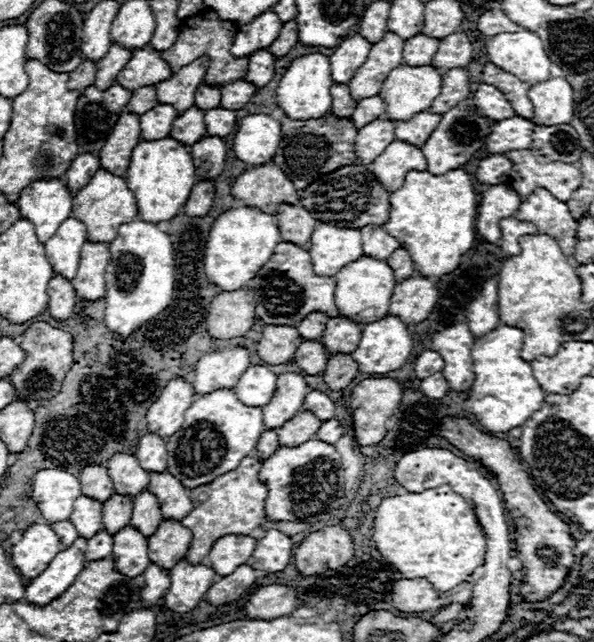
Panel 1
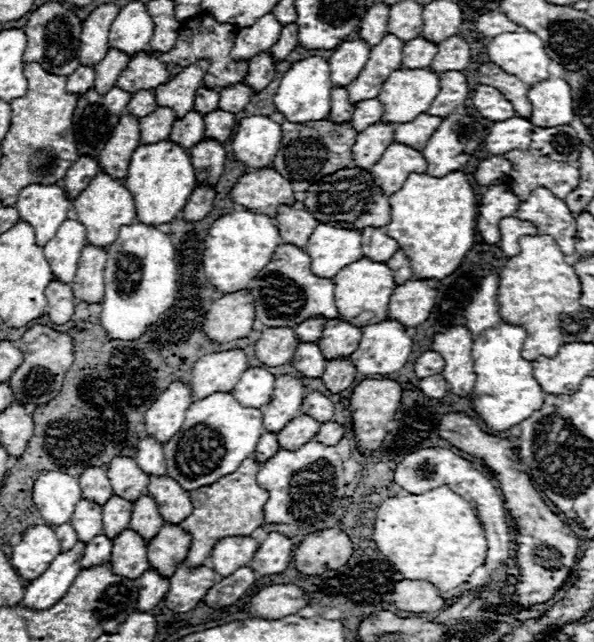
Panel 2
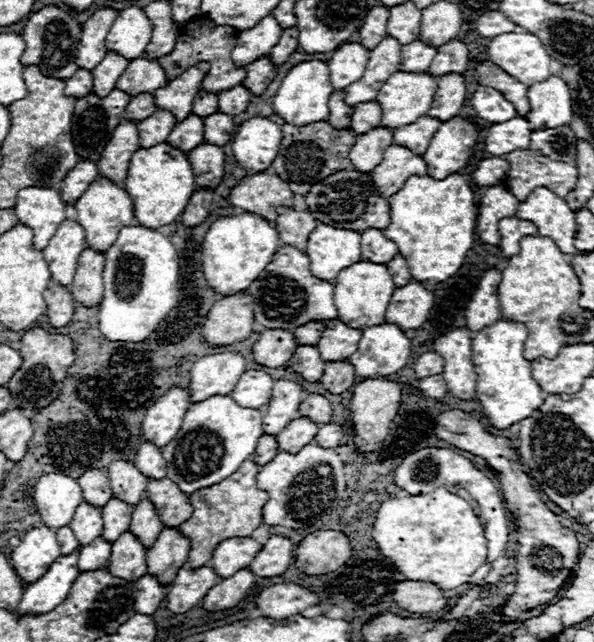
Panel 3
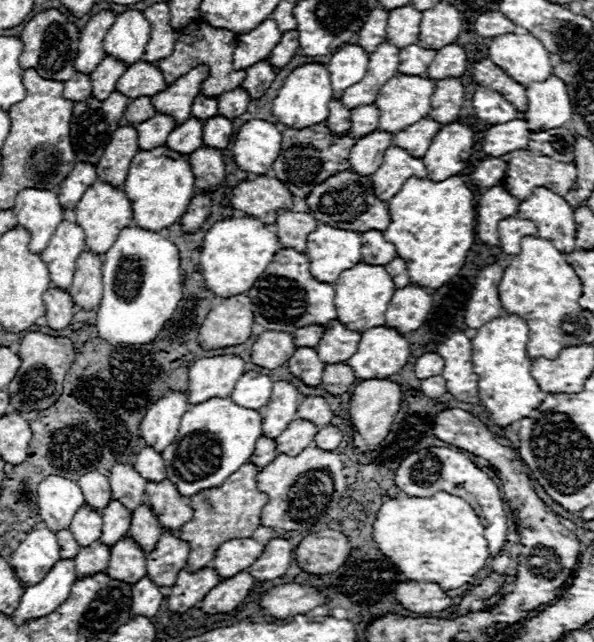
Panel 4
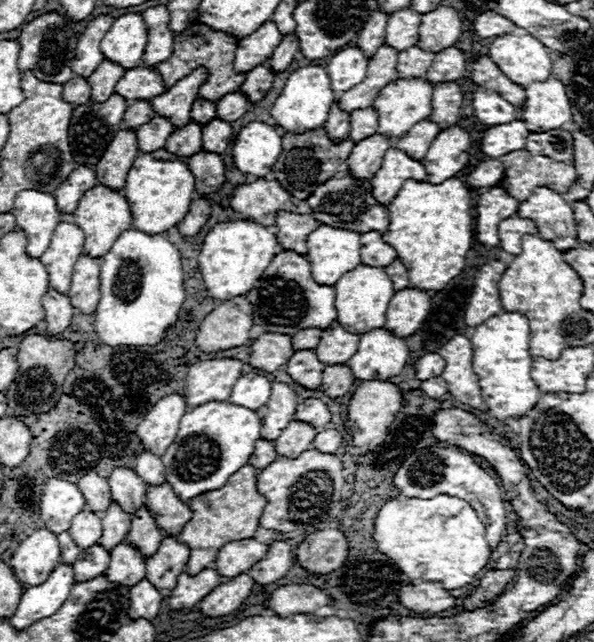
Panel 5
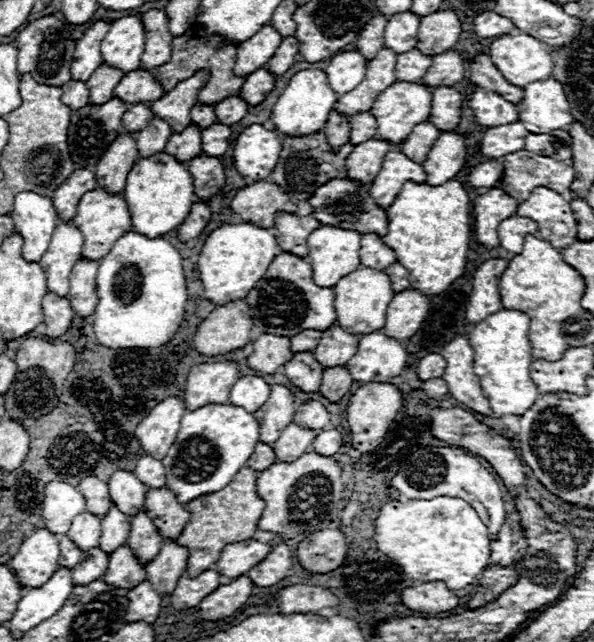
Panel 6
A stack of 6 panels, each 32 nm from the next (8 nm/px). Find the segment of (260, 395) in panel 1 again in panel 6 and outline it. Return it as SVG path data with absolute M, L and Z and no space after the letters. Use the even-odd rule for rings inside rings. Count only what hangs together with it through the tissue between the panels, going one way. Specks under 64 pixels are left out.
M244 376L244 378L238 378L230 388L228 402L254 414L264 404L264 400L268 400L268 396L270 396L270 386L264 382L264 378Z

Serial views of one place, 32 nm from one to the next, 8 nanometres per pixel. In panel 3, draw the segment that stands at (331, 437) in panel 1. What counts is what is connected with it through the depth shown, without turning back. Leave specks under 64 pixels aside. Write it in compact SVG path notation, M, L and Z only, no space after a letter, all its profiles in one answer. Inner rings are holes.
M332 422L324 424L314 438L314 442L322 448L336 448L340 444L340 440L342 440L342 430L338 424L332 424Z

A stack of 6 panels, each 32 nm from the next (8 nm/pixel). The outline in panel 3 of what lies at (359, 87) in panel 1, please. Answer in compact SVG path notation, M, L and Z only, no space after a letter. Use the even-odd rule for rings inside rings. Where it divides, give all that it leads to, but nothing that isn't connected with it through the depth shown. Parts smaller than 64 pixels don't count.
M384 38L372 52L370 52L370 60L368 60L368 68L364 70L364 76L356 82L350 84L344 92L346 92L346 104L348 106L356 106L362 102L372 102L378 96L378 90L382 88L382 84L394 74L398 72L400 66L400 44L396 44L396 40L392 38Z

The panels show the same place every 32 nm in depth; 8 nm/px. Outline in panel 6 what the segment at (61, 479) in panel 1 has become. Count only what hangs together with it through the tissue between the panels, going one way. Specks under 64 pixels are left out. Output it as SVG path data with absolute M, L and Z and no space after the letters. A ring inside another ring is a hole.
M52 482L44 490L46 500L42 504L42 522L52 534L66 534L72 520L86 510L84 496L64 482Z

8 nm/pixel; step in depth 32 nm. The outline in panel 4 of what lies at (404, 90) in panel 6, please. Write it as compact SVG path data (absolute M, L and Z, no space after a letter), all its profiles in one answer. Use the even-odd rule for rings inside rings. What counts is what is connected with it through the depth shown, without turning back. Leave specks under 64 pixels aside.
M394 76L376 98L376 106L380 108L378 130L398 134L416 124L416 120L426 118L434 90L434 80L422 76Z

